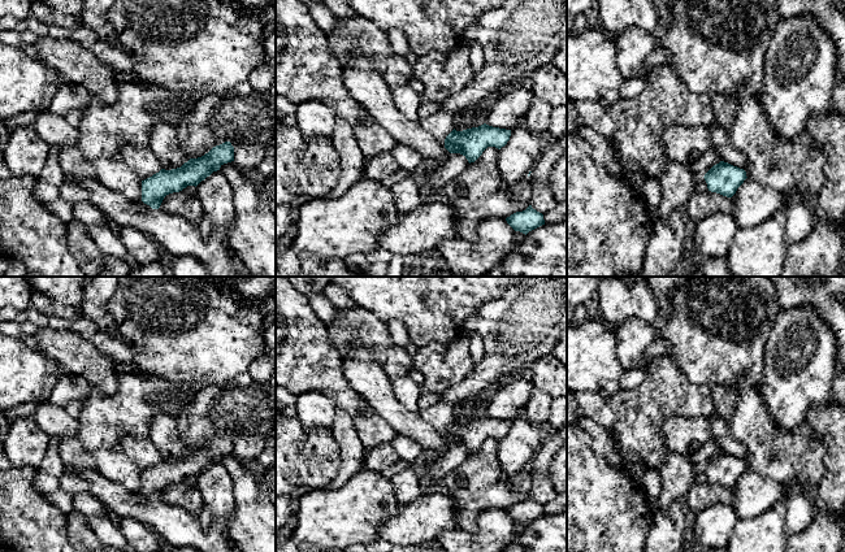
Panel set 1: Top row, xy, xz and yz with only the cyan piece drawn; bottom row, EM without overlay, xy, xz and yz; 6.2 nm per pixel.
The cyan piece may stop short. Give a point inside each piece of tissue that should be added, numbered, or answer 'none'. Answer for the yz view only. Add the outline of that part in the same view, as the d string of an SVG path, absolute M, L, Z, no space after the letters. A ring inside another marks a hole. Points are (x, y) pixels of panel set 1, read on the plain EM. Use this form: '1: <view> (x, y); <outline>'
none

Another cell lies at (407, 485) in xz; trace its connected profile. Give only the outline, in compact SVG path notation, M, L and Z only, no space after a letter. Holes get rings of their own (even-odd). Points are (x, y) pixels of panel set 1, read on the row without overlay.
M413 468L398 473L390 482L400 505L406 505L424 492L424 477L421 470Z

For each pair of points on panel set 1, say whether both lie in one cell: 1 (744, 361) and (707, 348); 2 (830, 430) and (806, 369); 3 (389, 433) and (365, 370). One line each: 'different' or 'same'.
1: same
2: different
3: different

